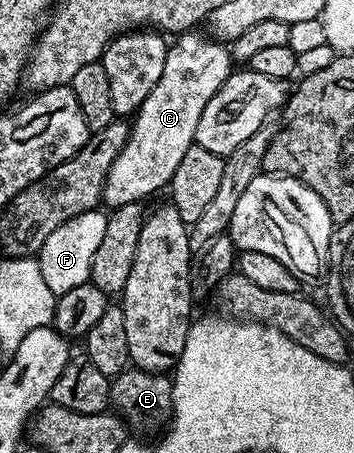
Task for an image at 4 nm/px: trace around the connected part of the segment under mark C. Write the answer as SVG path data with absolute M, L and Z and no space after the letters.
M185 32L169 45L162 76L158 76L158 84L150 88L150 96L146 96L146 100L131 119L128 143L124 145L122 152L118 152L114 164L110 164L110 172L104 181L102 202L105 207L115 208L143 203L143 198L158 193L163 186L165 189L171 183L174 172L178 172L182 156L186 156L186 148L195 143L198 120L206 104L210 104L218 88L222 88L228 75L233 73L234 63L229 47L219 40L213 40L208 36L203 38L196 33L200 32Z

